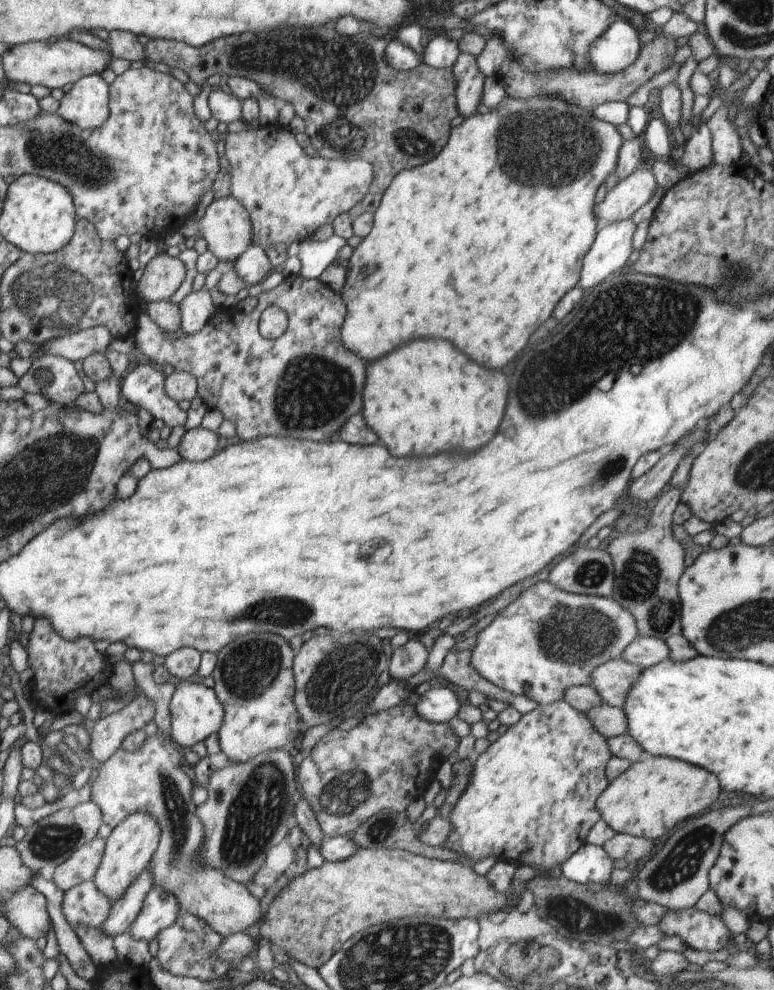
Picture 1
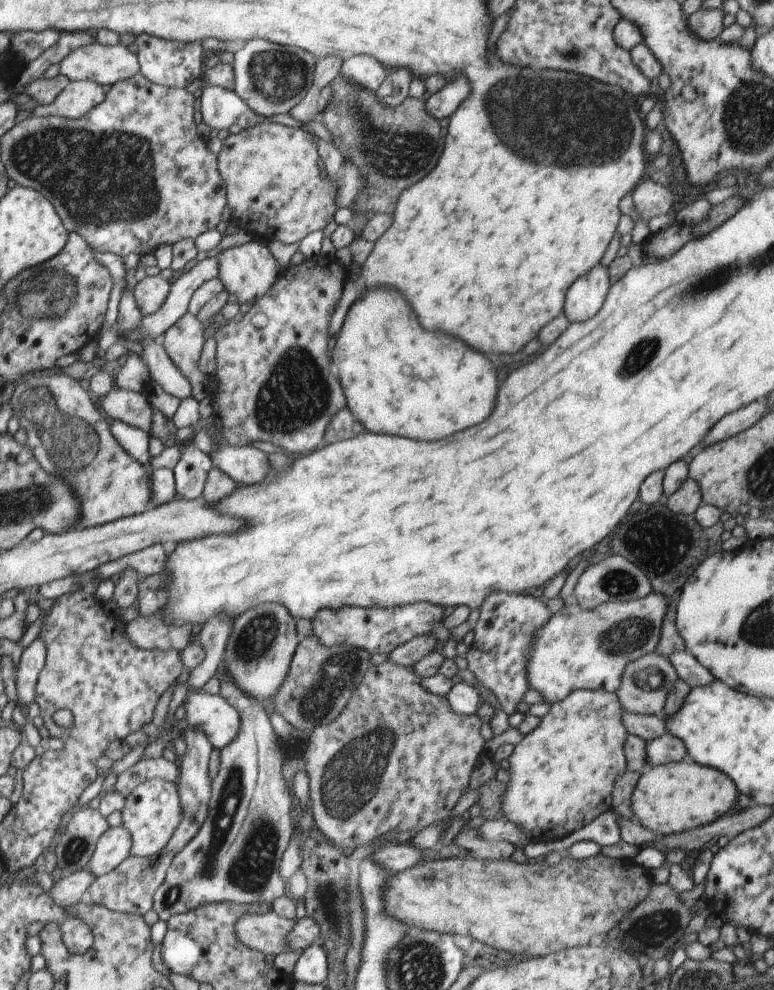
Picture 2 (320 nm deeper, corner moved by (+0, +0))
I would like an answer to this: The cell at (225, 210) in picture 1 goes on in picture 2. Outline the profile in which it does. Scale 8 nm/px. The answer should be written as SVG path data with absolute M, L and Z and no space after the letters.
M253 239L242 246L228 250L220 248L219 251L216 256L219 260L218 278L223 282L226 292L236 296L238 306L261 299L285 270L280 267L276 258L270 253L266 243L260 240Z

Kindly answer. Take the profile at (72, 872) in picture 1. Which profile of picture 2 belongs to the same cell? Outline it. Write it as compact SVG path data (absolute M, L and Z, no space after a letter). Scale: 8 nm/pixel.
M124 825L109 827L98 839L88 869L96 877L116 870L132 852L131 832Z

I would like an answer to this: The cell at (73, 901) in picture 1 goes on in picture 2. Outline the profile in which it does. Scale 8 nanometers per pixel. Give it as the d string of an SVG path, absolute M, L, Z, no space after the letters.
M162 851L158 855L142 858L130 854L114 871L96 877L87 890L84 901L104 905L113 911L144 915L154 907L154 896L165 880L175 859L174 851Z

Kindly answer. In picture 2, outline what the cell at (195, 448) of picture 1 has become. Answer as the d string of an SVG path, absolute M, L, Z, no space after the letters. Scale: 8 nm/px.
M224 443L209 456L214 466L244 485L261 483L271 472L268 454L253 445L235 447Z

